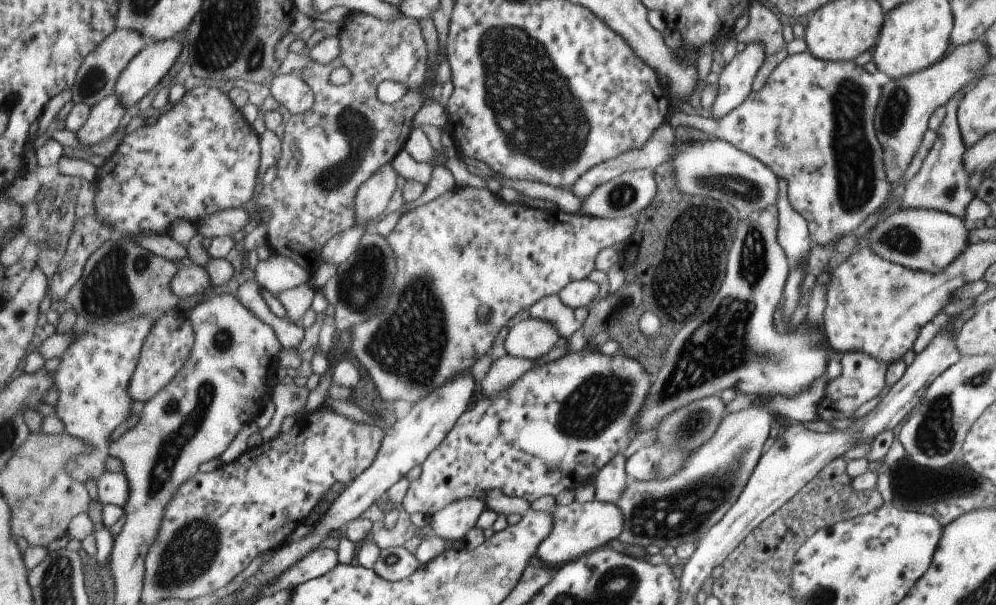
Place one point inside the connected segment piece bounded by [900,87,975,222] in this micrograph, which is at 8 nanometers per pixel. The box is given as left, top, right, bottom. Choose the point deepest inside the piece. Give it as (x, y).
(942, 183)

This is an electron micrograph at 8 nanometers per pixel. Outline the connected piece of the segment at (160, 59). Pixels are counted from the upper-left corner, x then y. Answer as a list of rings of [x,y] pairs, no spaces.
[[[175,39],[149,43],[136,54],[116,82],[114,94],[124,108],[137,106],[139,101],[170,72],[180,58],[182,44]]]

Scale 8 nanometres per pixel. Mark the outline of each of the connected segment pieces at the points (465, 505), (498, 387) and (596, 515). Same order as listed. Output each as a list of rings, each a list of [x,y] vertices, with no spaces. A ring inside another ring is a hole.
[[[478,498],[456,500],[454,504],[448,504],[431,516],[430,524],[434,534],[448,540],[452,547],[464,542],[464,536],[476,526],[480,515],[486,509],[485,503]]]
[[[504,354],[494,362],[486,362],[484,365],[487,368],[484,369],[486,376],[478,385],[482,390],[482,395],[486,398],[494,398],[502,394],[504,388],[510,388],[516,380],[520,379],[520,376],[534,369],[534,364],[536,360],[524,360],[510,354]]]
[[[594,500],[585,504],[572,502],[572,504],[556,505],[552,511],[556,522],[552,526],[552,534],[538,546],[536,560],[550,567],[559,568],[600,549],[610,541],[618,539],[624,528],[624,516],[617,504]]]

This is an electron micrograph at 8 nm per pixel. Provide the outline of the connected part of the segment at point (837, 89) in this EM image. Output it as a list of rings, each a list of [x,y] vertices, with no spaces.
[[[809,51],[802,52],[801,54],[794,54],[793,56],[787,56],[787,58],[772,72],[768,82],[761,90],[756,93],[751,93],[747,100],[744,100],[740,107],[736,108],[733,112],[730,112],[728,116],[716,120],[716,118],[705,118],[700,116],[697,112],[692,114],[674,113],[669,118],[670,126],[672,130],[676,130],[678,126],[691,127],[696,130],[701,130],[709,135],[710,138],[718,138],[724,140],[733,146],[736,146],[739,150],[754,156],[757,160],[760,160],[767,168],[770,168],[772,172],[778,176],[778,178],[784,178],[788,183],[788,201],[792,208],[806,220],[811,240],[814,244],[825,246],[831,242],[838,244],[841,238],[846,235],[851,235],[855,230],[862,225],[868,216],[876,213],[884,202],[887,200],[888,193],[891,192],[895,186],[890,184],[886,180],[886,170],[883,162],[883,149],[876,137],[874,128],[874,114],[876,106],[880,103],[880,92],[882,92],[881,84],[876,81],[876,76],[868,74],[864,67],[858,66],[854,61],[852,62],[838,62],[838,61],[826,61],[815,58]]]

